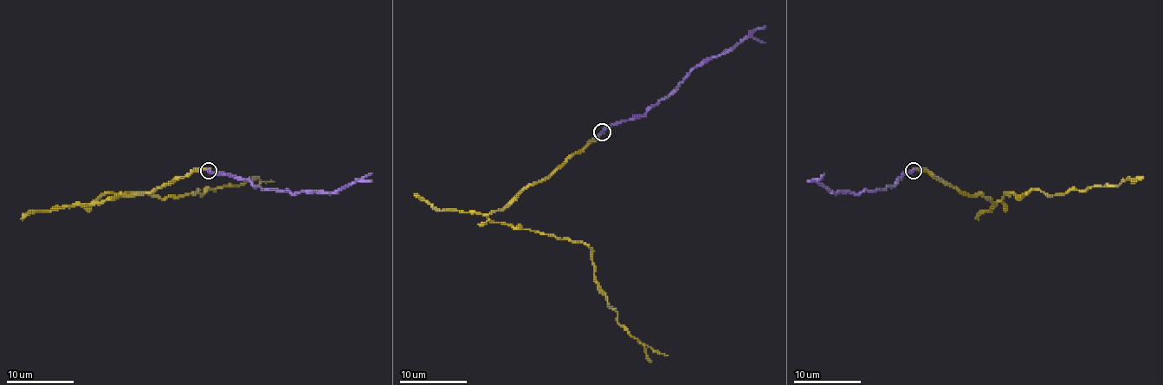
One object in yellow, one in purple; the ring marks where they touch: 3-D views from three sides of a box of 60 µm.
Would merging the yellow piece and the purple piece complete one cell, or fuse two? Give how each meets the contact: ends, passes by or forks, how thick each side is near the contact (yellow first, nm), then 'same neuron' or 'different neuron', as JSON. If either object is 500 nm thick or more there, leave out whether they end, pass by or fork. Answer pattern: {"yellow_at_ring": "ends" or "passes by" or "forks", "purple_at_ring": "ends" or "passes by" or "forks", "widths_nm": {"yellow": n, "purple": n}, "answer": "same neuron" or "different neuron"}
{"yellow_at_ring": "ends", "purple_at_ring": "ends", "widths_nm": {"yellow": 320, "purple": 340}, "answer": "same neuron"}

